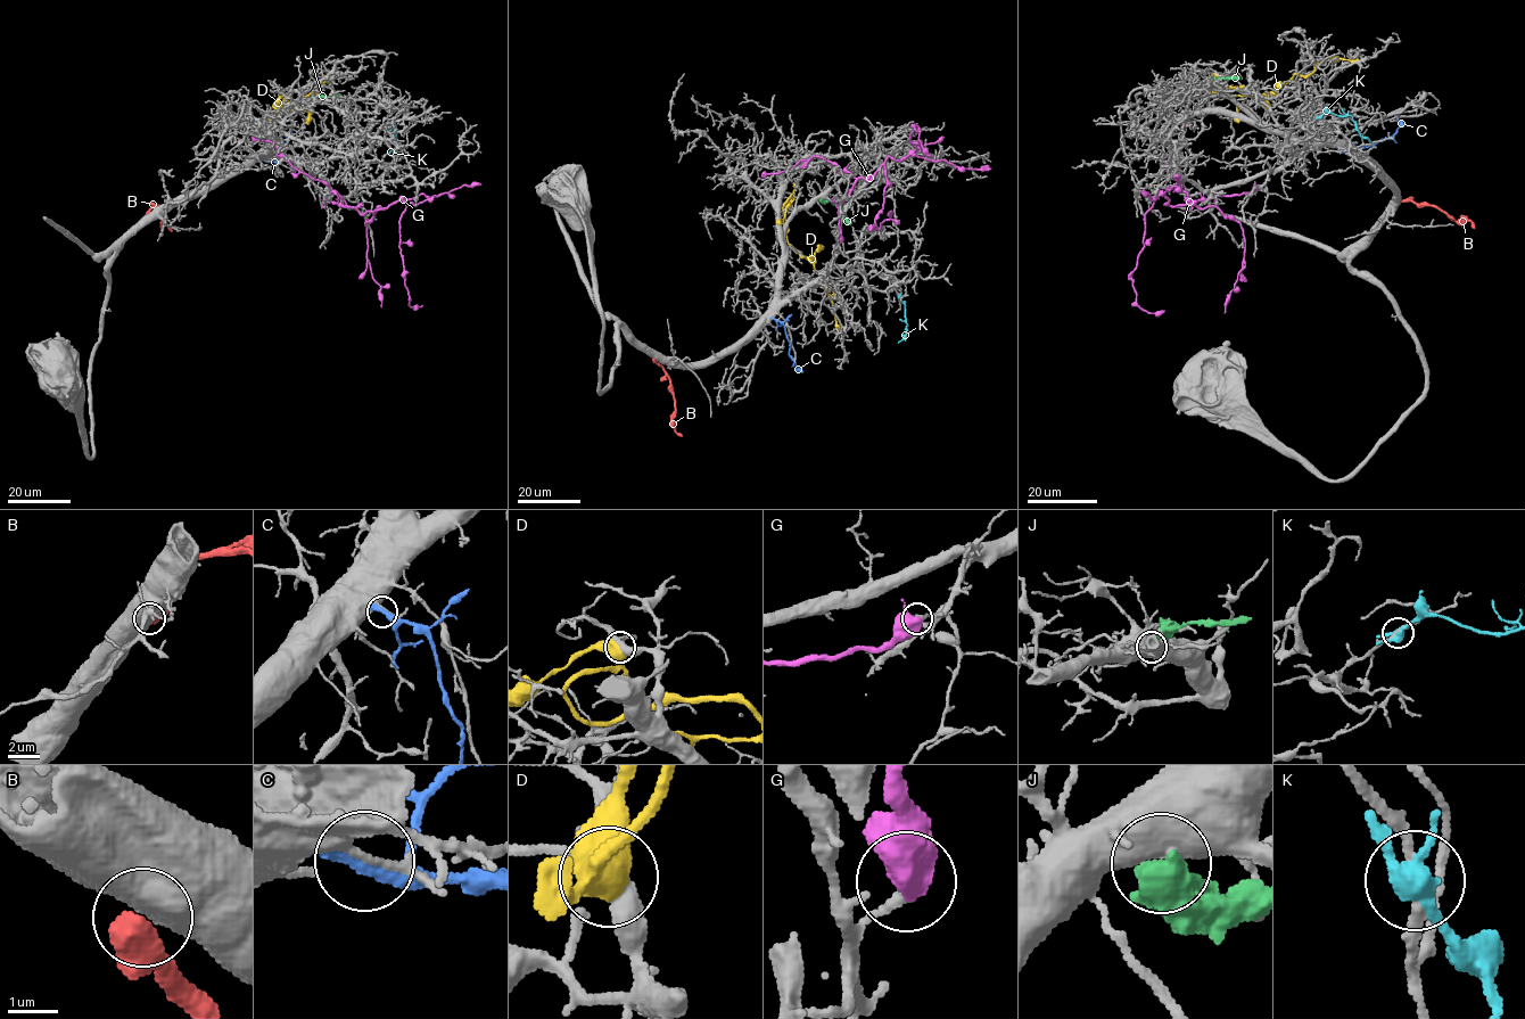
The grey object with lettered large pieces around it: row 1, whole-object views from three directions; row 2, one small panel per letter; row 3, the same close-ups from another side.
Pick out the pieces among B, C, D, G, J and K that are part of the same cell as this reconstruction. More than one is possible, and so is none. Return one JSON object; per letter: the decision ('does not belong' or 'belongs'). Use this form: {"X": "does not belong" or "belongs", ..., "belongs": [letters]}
{"B": "does not belong", "C": "does not belong", "D": "does not belong", "G": "does not belong", "J": "does not belong", "K": "does not belong", "belongs": []}

